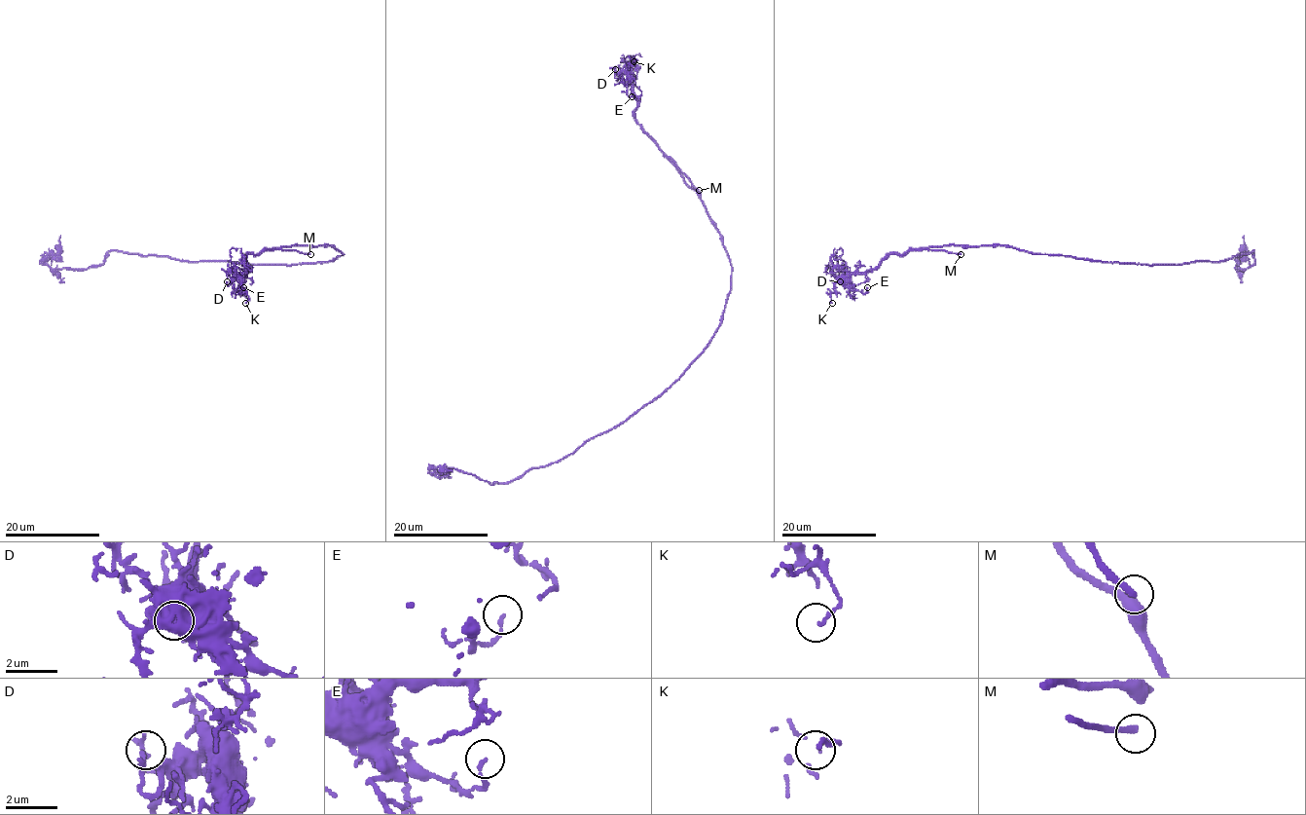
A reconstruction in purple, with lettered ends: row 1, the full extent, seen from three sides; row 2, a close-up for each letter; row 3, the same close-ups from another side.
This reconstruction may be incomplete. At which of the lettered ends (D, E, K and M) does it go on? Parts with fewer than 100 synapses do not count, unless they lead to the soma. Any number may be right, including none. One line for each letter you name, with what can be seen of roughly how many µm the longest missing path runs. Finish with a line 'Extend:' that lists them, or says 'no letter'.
M: 100 µm
Extend: M

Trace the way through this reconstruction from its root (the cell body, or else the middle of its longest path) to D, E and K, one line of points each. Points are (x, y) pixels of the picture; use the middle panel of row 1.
D: (706, 347), (730, 289), (730, 259), (701, 196), (638, 123), (634, 80), (625, 73), (615, 78), (615, 69)
E: (706, 347), (721, 321), (730, 289), (730, 259), (701, 196), (638, 123), (631, 79), (628, 94), (632, 96)
K: (706, 347), (721, 321), (730, 289), (730, 259), (701, 196), (635, 118), (634, 61)

